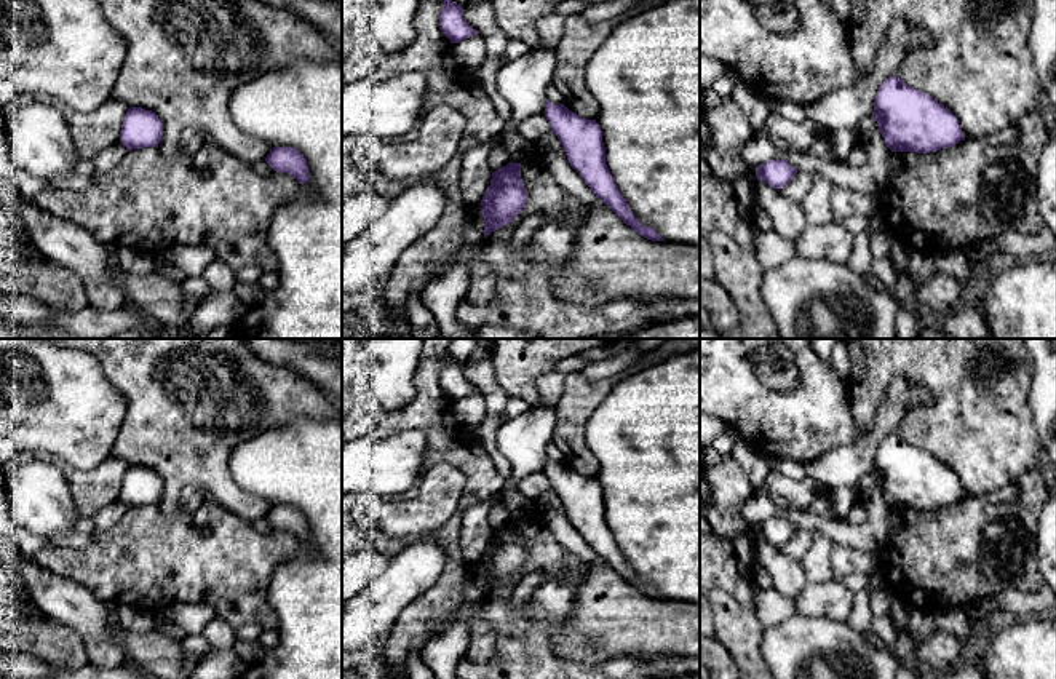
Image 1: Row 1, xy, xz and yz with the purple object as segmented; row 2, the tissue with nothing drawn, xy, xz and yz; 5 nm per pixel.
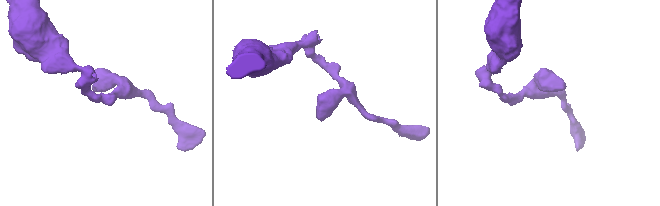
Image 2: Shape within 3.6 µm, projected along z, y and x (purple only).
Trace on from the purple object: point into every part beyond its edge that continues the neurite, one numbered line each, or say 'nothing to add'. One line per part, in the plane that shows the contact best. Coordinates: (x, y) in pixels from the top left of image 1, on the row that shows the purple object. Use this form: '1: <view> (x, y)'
nothing to add

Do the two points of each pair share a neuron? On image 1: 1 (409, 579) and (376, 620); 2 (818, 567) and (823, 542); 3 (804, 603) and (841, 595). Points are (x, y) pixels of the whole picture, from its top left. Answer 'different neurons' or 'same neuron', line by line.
1: same neuron
2: same neuron
3: same neuron

